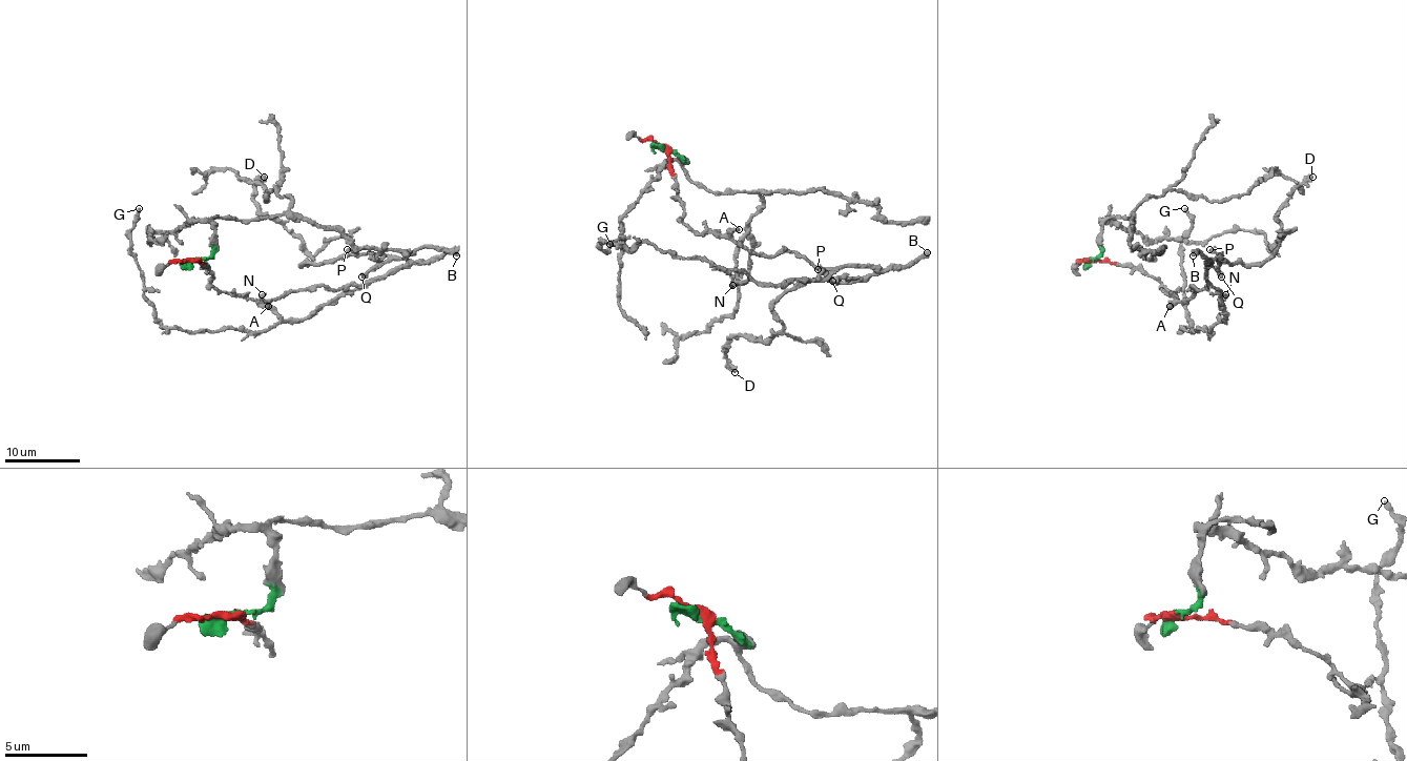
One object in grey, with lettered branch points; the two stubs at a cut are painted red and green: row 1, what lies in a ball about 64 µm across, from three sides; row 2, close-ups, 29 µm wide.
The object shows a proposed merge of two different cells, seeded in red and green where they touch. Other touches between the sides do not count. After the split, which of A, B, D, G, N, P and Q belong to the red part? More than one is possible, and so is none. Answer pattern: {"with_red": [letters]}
{"with_red": ["A", "B", "D", "G", "N", "P", "Q"]}

